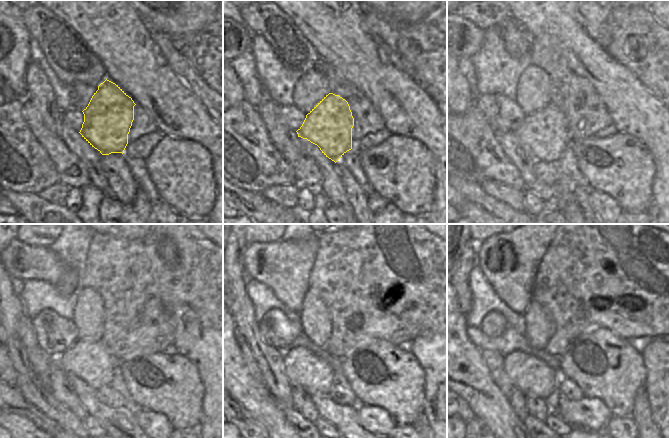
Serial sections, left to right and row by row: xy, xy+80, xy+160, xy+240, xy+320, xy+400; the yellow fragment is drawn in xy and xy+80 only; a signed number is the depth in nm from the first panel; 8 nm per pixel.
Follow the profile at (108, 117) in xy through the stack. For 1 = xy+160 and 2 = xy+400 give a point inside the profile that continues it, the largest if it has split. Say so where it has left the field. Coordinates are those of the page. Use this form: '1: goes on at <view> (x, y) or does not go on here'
1: goes on at xy+160 (544, 134)
2: goes on at xy+400 (533, 377)

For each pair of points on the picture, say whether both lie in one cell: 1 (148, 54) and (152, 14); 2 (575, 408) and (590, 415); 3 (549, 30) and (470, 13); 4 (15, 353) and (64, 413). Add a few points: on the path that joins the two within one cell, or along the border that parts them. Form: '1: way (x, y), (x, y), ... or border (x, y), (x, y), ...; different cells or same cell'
1: border (137, 12), (150, 32); different cells
2: way (579, 412), (586, 413); same cell
3: border (509, 10), (533, 37); different cells
4: way (23, 370), (25, 382), (47, 404); same cell

